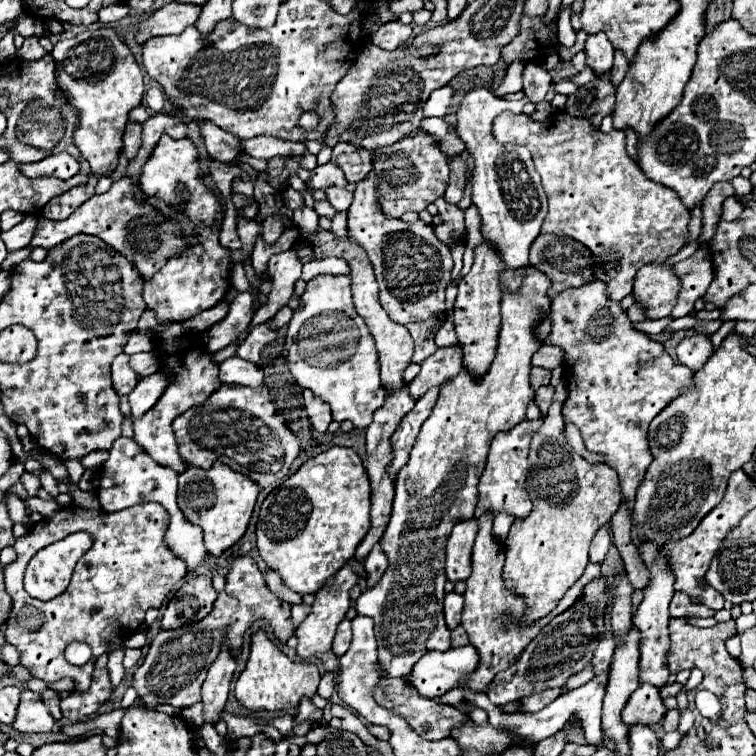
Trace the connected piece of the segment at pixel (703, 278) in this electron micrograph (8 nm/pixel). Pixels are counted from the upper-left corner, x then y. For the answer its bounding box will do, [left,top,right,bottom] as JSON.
[670,248,714,318]

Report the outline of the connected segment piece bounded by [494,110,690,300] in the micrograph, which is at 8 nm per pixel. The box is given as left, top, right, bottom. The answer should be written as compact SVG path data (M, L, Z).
M556 110L548 120L536 122L528 114L502 112L496 118L494 128L496 140L500 144L518 144L530 150L536 172L542 178L542 186L548 196L548 214L542 224L542 234L564 234L570 236L594 252L596 258L596 278L606 280L610 288L610 298L622 300L634 288L636 272L648 262L664 262L674 256L690 240L688 224L690 210L682 204L678 194L672 188L646 178L638 162L632 160L626 152L626 134L624 130L612 130L610 134L592 128L592 122L586 118L570 116L566 110Z

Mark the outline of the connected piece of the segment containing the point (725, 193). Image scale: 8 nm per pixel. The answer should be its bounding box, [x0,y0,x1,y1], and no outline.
[702,182,734,246]

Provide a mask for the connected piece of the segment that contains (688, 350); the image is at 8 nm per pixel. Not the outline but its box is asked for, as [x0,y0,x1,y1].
[676,334,714,370]

